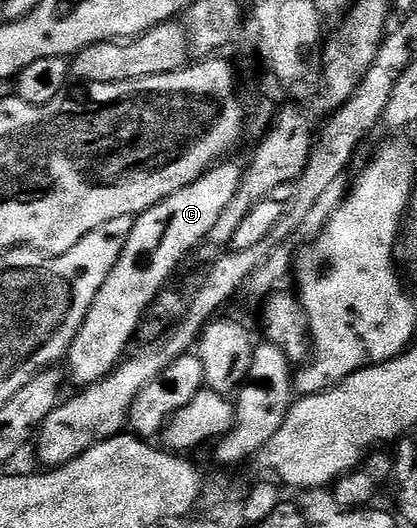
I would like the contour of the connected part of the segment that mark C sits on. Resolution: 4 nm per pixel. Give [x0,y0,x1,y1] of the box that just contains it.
[64,160,243,388]

